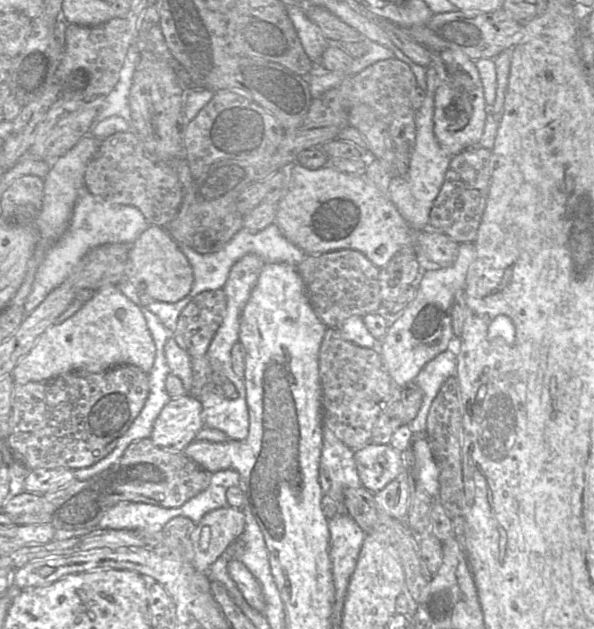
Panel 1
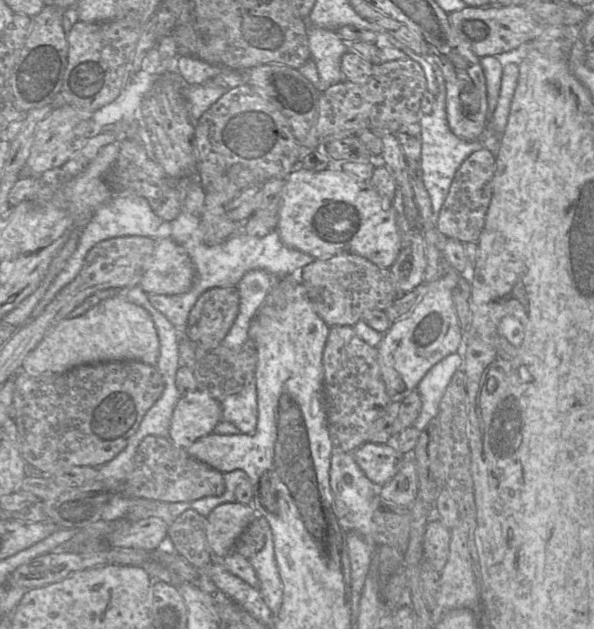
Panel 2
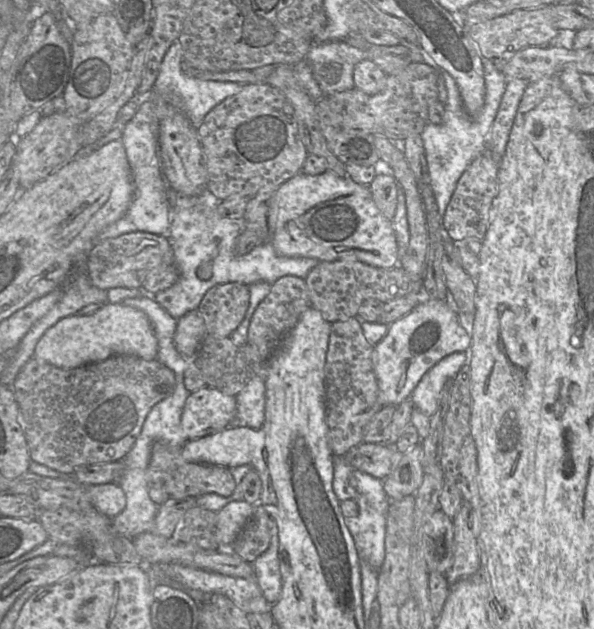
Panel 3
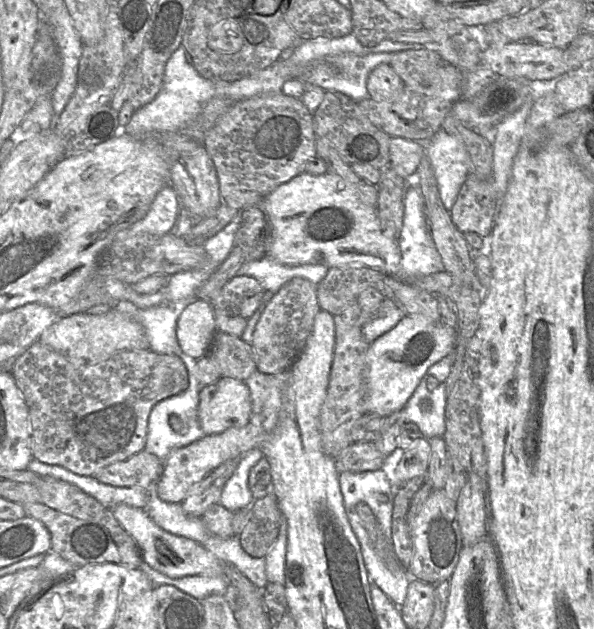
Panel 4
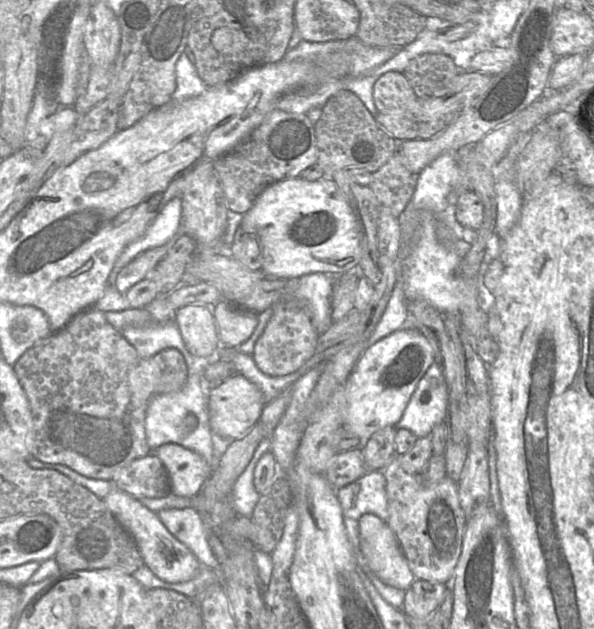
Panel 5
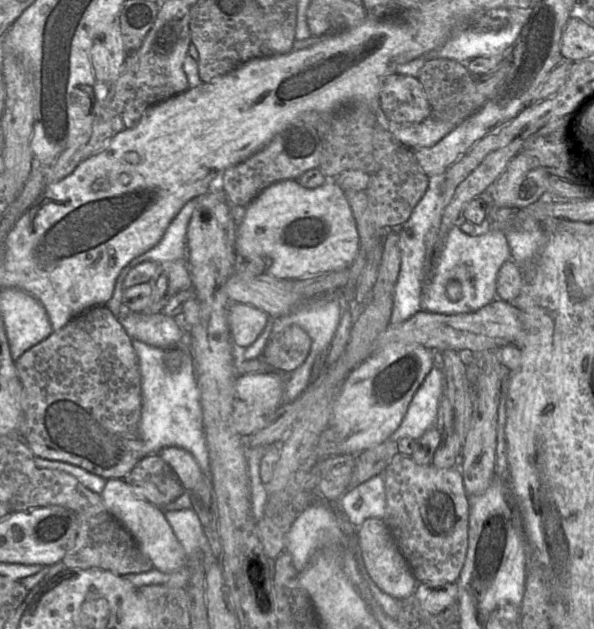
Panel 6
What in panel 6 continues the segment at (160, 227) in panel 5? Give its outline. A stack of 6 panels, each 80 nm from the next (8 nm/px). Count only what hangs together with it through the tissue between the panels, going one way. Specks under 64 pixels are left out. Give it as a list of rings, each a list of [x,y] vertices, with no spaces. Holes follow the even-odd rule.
[[[195,200],[187,202],[171,221],[162,239],[150,250],[130,261],[123,269],[134,267],[143,261],[153,261],[160,266],[168,262],[186,259],[187,229],[195,208]]]

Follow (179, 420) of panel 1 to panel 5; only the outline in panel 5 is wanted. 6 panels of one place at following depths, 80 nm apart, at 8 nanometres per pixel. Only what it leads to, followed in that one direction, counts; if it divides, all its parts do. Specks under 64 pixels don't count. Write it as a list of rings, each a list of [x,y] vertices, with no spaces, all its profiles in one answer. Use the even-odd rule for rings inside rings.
[[[234,374],[222,382],[214,384],[208,390],[209,424],[213,435],[218,440],[243,438],[258,424],[265,405],[260,390],[243,375]]]

